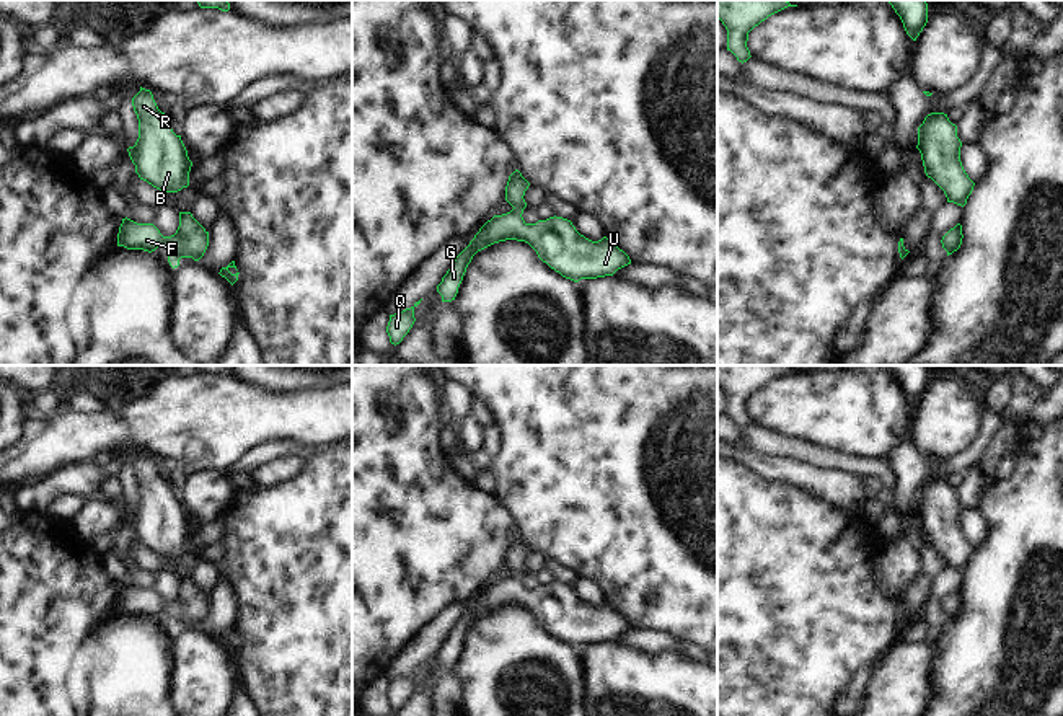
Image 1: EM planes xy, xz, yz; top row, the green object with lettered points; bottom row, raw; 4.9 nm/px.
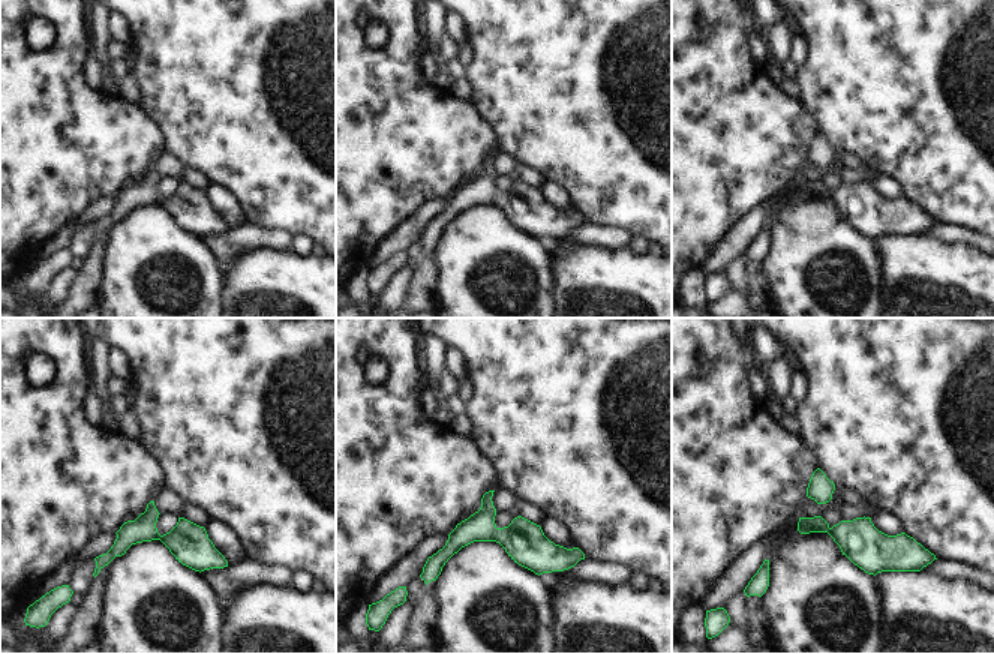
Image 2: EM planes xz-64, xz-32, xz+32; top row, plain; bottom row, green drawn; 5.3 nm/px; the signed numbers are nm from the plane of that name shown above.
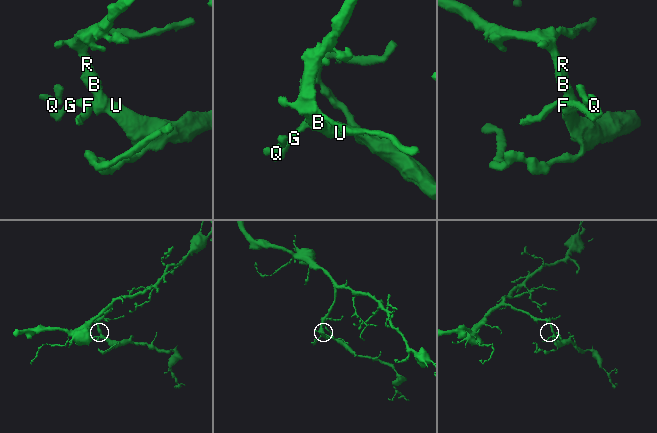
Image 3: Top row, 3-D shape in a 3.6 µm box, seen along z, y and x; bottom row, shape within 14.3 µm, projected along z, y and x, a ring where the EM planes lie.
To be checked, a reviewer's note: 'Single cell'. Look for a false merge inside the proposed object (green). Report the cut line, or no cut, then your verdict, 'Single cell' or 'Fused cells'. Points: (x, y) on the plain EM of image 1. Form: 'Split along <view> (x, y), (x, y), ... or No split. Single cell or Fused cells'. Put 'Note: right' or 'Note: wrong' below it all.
No split. Single cell.
Note: right

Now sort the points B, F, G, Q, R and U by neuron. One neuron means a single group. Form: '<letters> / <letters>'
B F G Q R U

